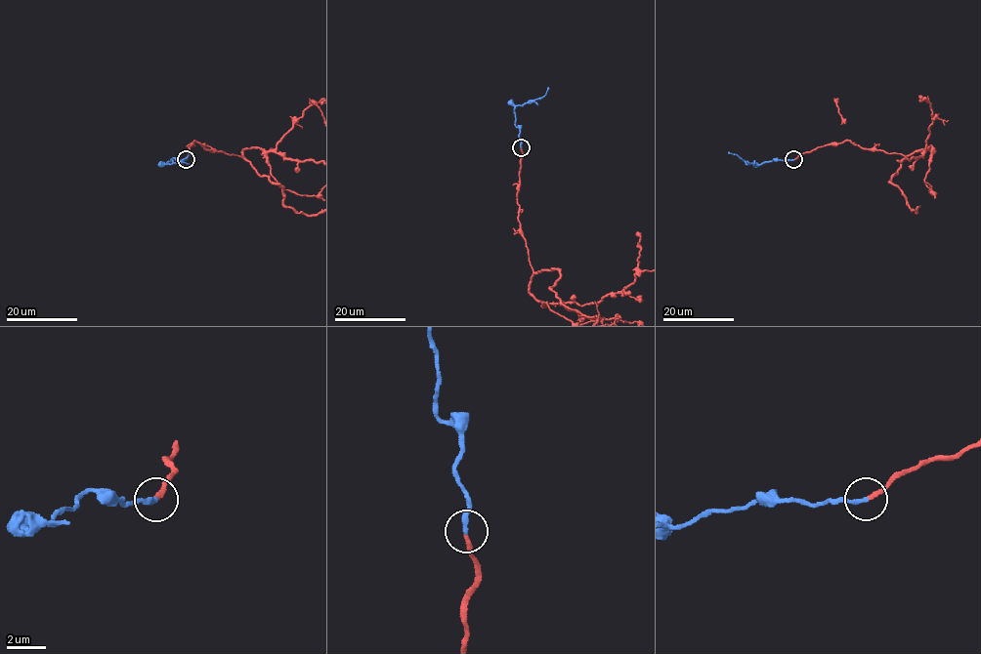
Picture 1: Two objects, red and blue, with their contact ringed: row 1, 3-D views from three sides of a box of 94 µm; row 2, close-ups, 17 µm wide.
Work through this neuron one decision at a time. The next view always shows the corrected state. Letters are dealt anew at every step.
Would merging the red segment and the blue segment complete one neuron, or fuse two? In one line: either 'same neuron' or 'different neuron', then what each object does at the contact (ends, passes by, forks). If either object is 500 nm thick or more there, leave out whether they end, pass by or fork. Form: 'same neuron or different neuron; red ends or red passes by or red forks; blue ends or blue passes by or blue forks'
same neuron; red ends; blue ends

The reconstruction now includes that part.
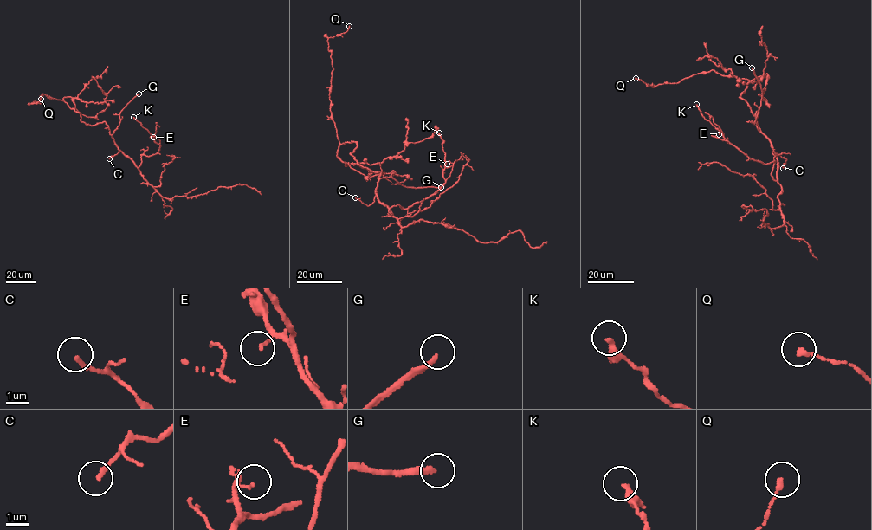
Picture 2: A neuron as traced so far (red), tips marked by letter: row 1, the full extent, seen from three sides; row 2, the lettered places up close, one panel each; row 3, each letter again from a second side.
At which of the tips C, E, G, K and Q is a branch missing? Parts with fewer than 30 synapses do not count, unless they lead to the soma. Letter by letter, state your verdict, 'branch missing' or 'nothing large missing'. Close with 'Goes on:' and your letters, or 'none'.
C: nothing large missing
E: nothing large missing
G: branch missing
K: nothing large missing
Q: nothing large missing
Goes on: G

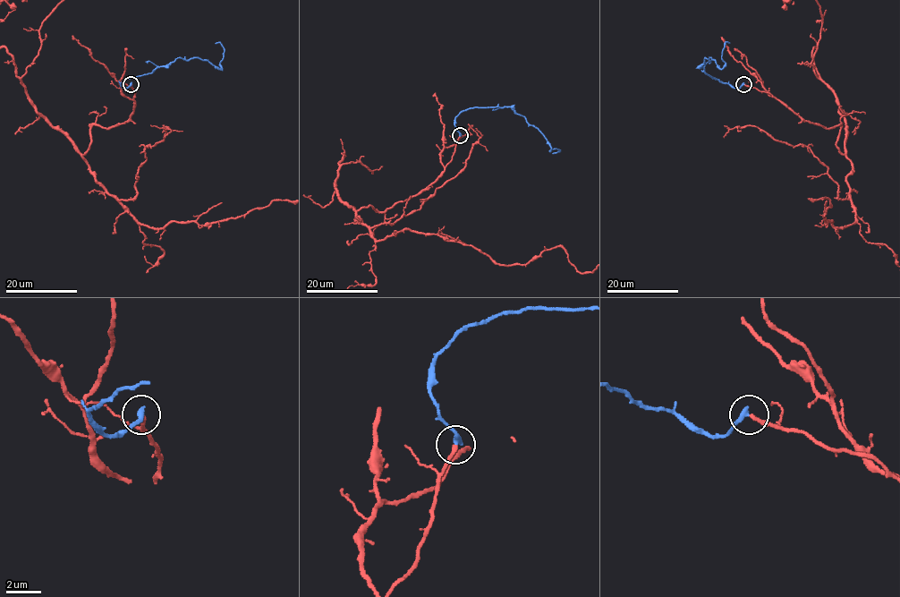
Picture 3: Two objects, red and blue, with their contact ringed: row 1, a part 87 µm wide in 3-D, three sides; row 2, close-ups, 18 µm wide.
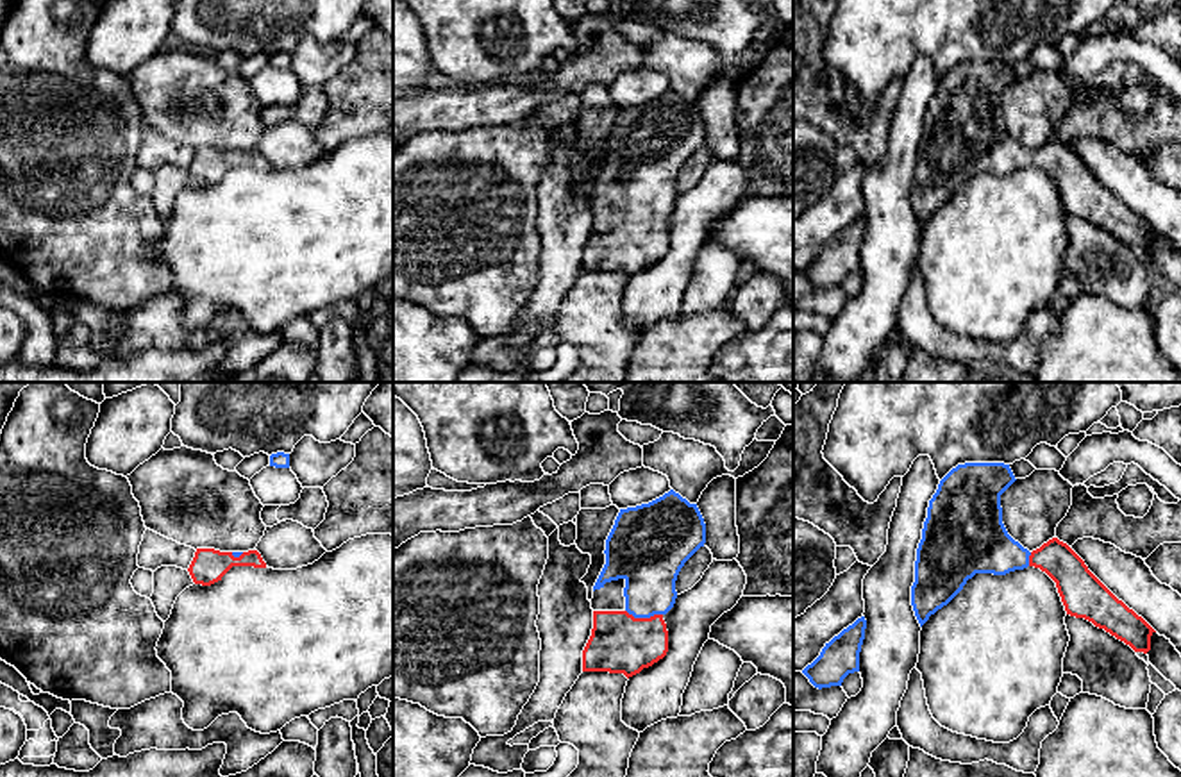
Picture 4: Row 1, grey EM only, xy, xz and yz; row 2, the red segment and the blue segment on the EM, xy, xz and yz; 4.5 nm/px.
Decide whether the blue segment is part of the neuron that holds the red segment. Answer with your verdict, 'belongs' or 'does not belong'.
belongs

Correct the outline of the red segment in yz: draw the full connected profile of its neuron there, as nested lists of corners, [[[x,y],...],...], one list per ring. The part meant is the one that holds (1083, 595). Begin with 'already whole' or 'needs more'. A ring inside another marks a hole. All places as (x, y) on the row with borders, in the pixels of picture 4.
needs more; [[[1004,463],[958,464],[940,480],[929,500],[911,586],[920,627],[976,573],[1006,575],[1034,566],[1056,582],[1067,614],[1085,618],[1135,652],[1147,654],[1156,631],[1118,600],[1067,543],[1052,538],[1029,552],[1008,534],[1001,495],[1015,480]]]

